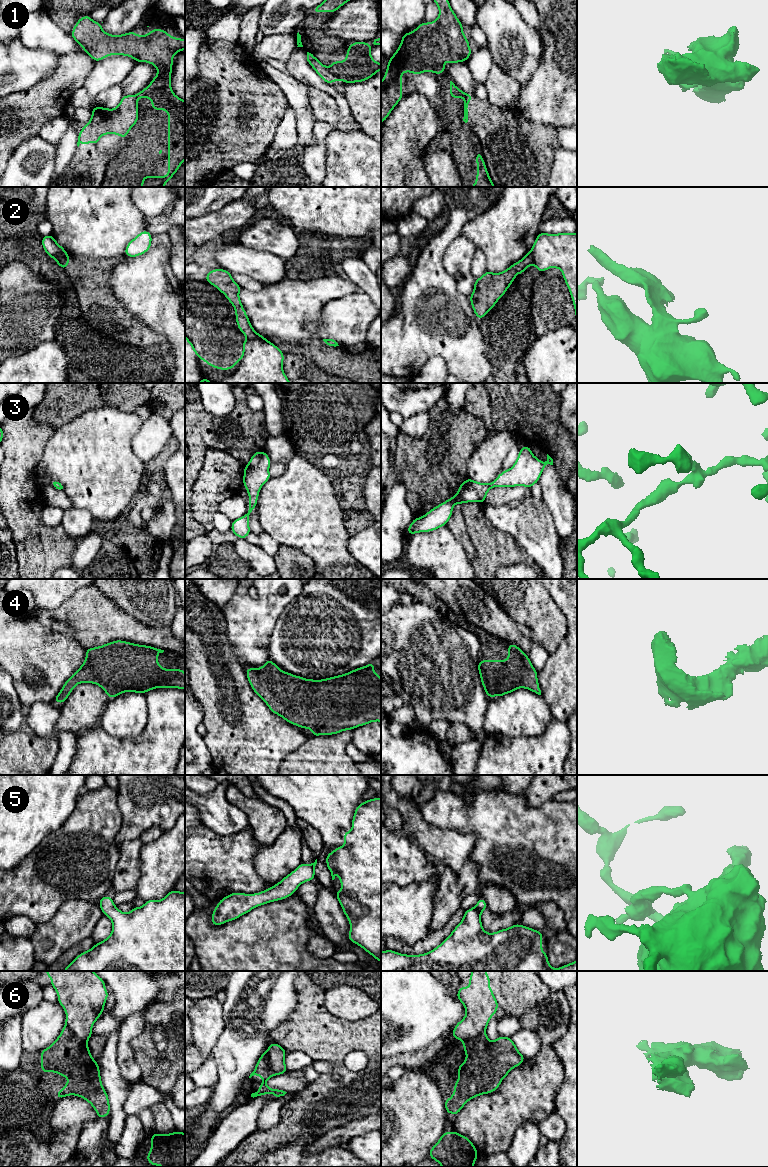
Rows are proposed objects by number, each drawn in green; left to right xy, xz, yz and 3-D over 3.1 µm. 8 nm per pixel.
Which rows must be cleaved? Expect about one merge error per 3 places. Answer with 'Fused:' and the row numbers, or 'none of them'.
Fused: 1, 2, 6

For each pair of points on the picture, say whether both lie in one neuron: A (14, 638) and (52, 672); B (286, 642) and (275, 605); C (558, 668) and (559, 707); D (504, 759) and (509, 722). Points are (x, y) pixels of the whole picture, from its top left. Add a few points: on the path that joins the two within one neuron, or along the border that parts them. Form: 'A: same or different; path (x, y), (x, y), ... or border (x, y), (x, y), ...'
A: same; path (23, 647), (43, 663)
B: different; border (294, 599), (284, 608), (276, 620), (270, 639)
C: same; path (559, 678), (559, 697)
D: different; border (488, 733), (530, 737)

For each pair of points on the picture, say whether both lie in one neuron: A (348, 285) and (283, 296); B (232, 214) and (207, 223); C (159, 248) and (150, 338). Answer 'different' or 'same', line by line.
A: same
B: same
C: different

